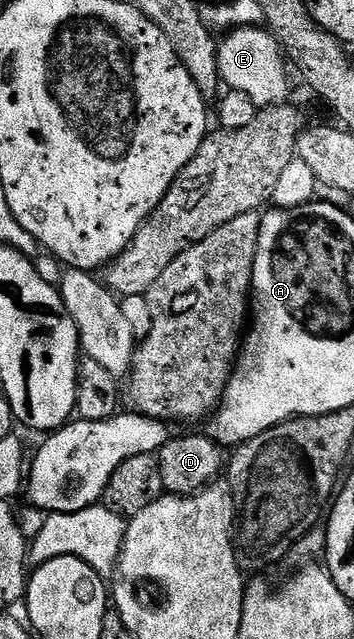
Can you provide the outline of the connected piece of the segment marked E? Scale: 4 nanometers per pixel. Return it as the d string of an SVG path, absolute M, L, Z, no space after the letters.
M264 27L234 28L228 34L222 35L217 45L217 62L224 87L247 94L247 98L251 98L251 102L255 102L258 109L272 108L290 99L290 69L280 44L273 33Z

